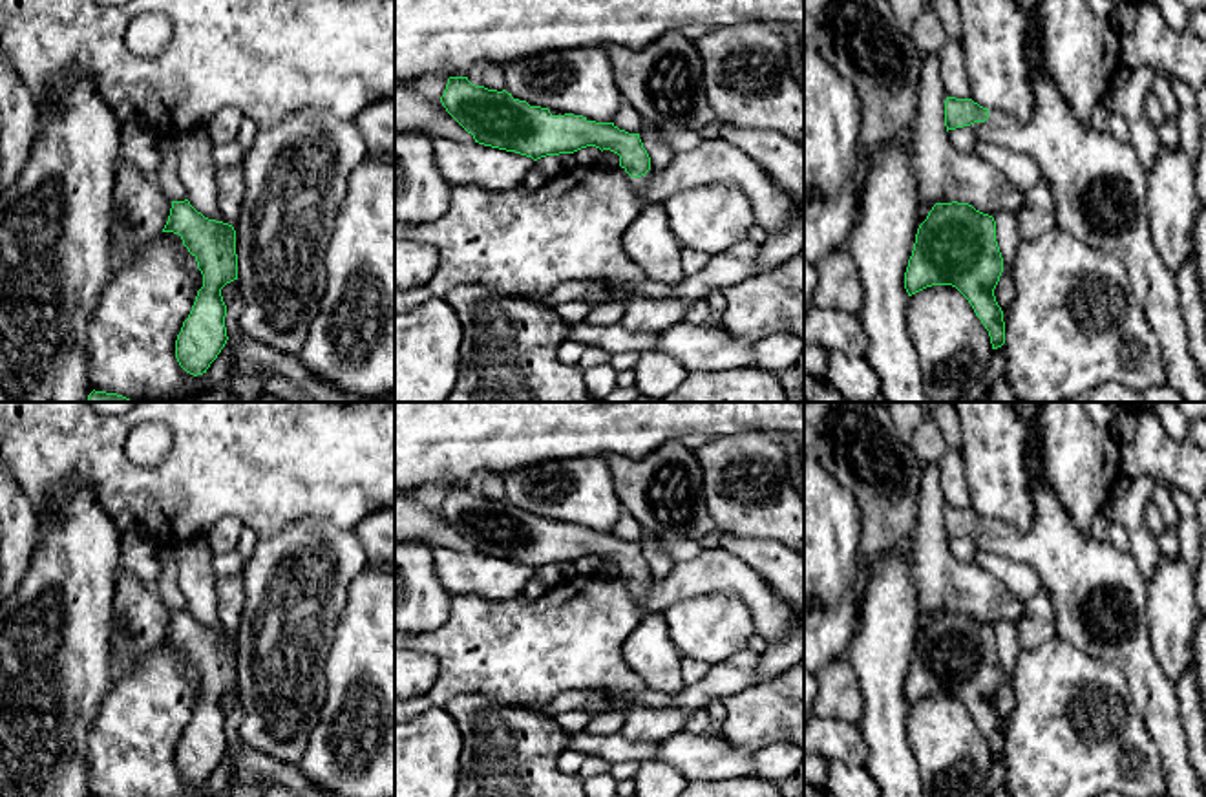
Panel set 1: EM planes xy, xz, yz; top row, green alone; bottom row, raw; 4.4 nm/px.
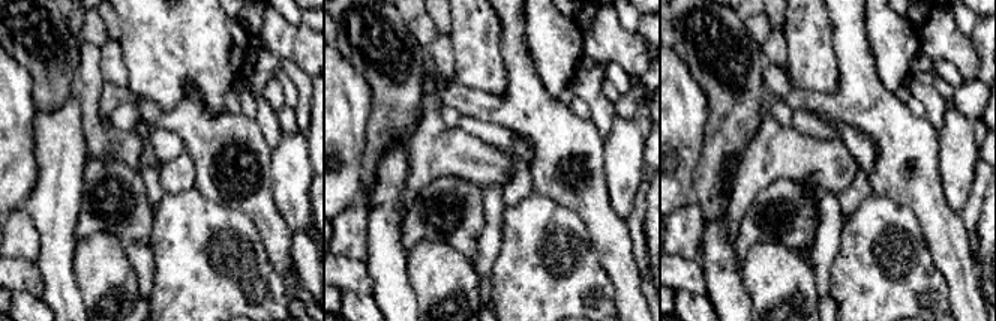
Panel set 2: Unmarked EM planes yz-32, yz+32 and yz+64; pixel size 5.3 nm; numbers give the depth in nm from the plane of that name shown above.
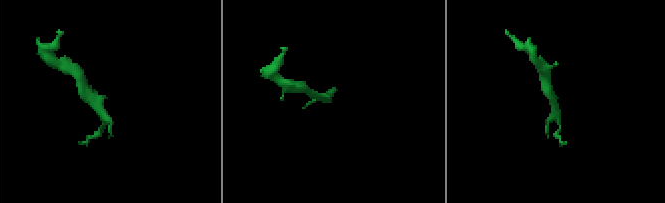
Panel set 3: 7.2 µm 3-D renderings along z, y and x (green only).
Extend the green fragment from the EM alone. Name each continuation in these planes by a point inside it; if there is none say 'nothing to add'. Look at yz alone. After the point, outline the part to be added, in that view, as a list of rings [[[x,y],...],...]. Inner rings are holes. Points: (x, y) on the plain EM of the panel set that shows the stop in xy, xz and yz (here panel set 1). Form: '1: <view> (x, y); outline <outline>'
1: yz (1099, 593); outline [[[1034,477],[1032,481],[1034,521],[1029,532],[1020,532],[1000,519],[989,519],[985,532],[970,536],[983,550],[1031,565],[1054,605],[1056,636],[1074,649],[1113,664],[1126,676],[1133,704],[1160,751],[1166,793],[1171,797],[1206,797],[1188,757],[1177,685],[1155,662],[1148,640],[1148,579],[1129,550],[1096,539],[1091,532],[1078,532],[1047,479]]]

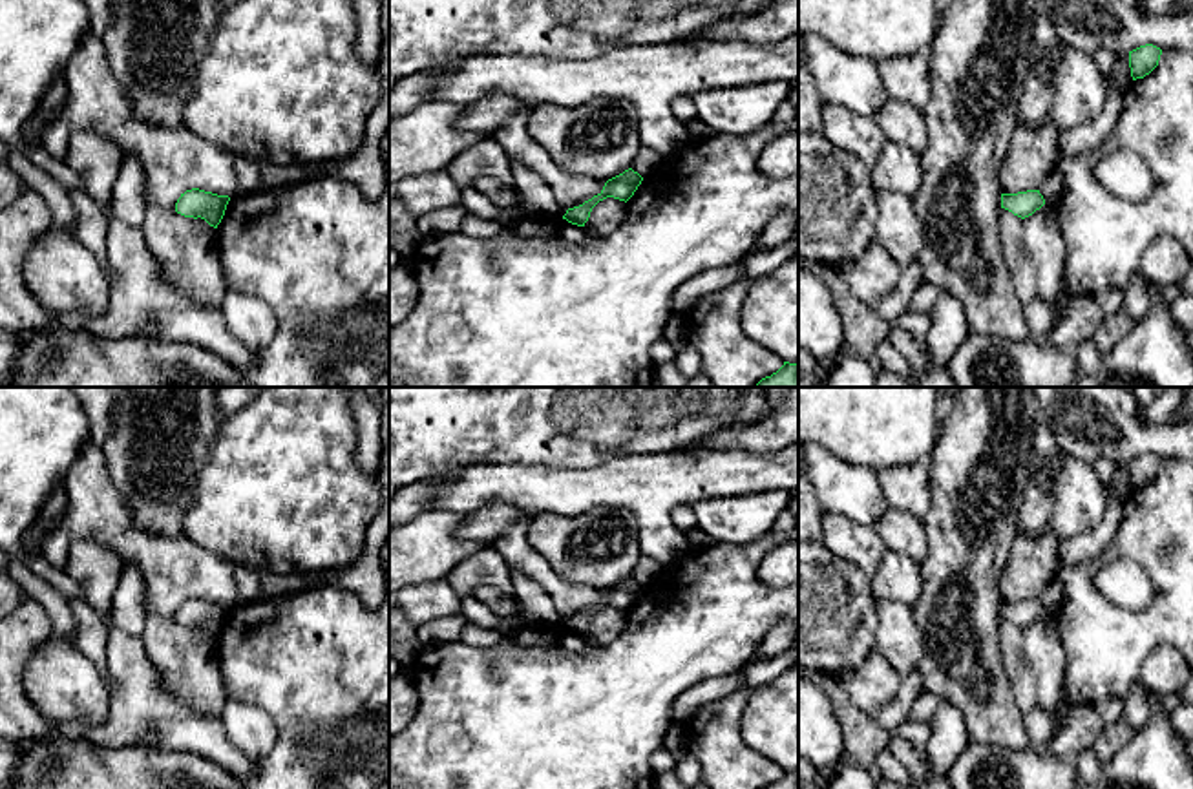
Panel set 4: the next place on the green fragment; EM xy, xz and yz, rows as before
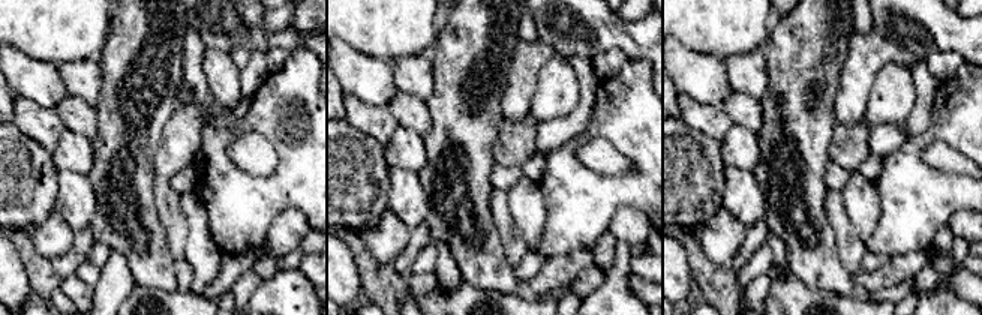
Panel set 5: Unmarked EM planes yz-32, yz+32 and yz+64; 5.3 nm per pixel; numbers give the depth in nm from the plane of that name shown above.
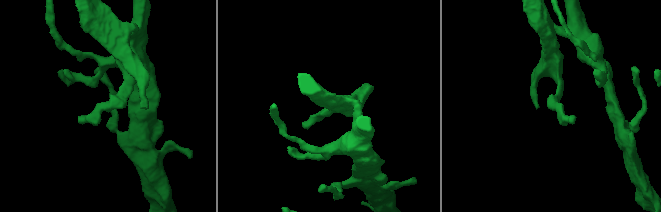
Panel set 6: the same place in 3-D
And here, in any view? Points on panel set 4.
nothing to add

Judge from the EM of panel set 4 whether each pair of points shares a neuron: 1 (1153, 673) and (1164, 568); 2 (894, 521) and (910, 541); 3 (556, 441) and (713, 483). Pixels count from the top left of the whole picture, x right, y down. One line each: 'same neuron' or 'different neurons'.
1: different neurons
2: same neuron
3: different neurons

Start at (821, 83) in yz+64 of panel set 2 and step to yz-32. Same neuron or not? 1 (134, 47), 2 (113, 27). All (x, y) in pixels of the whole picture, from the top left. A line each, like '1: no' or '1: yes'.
1: yes
2: no

